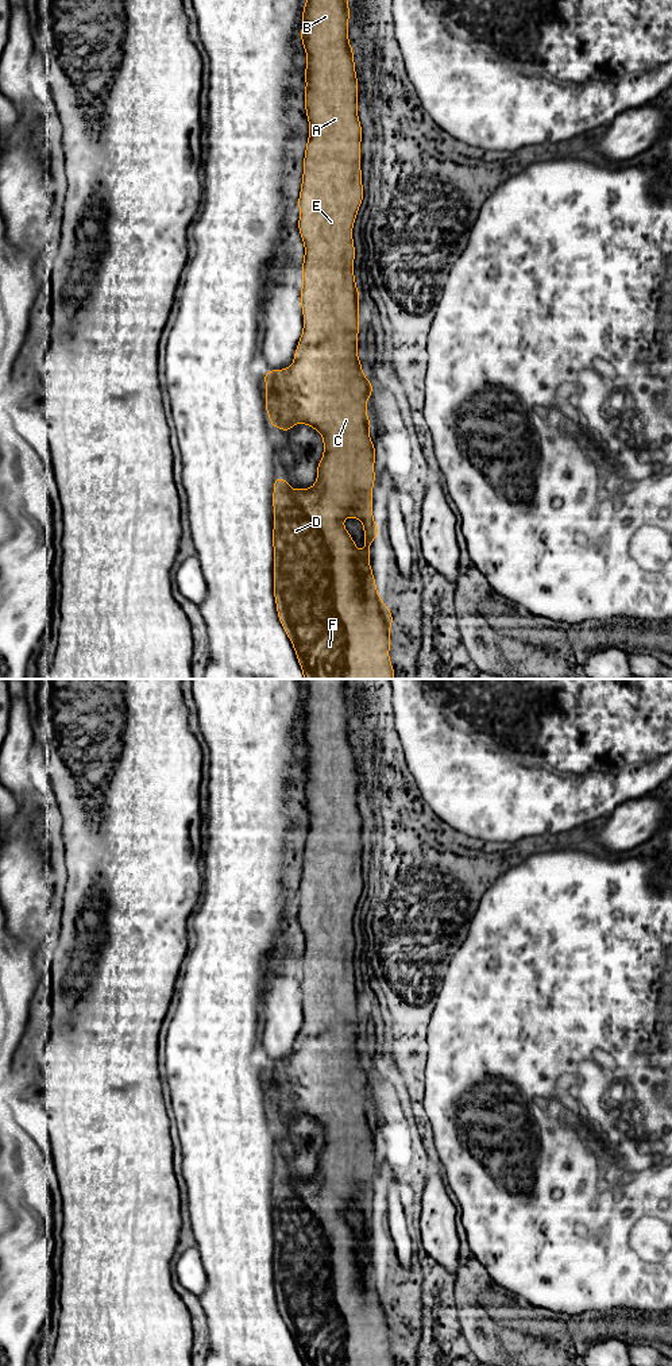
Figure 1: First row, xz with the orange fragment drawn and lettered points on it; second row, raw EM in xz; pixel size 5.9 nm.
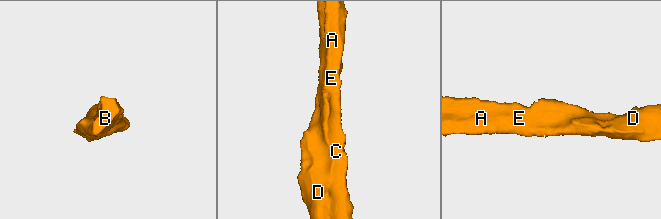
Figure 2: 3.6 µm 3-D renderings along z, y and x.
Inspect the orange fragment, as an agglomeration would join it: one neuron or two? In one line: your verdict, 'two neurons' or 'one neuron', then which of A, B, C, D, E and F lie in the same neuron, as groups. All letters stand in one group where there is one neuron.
one neuron; A B C D E F

